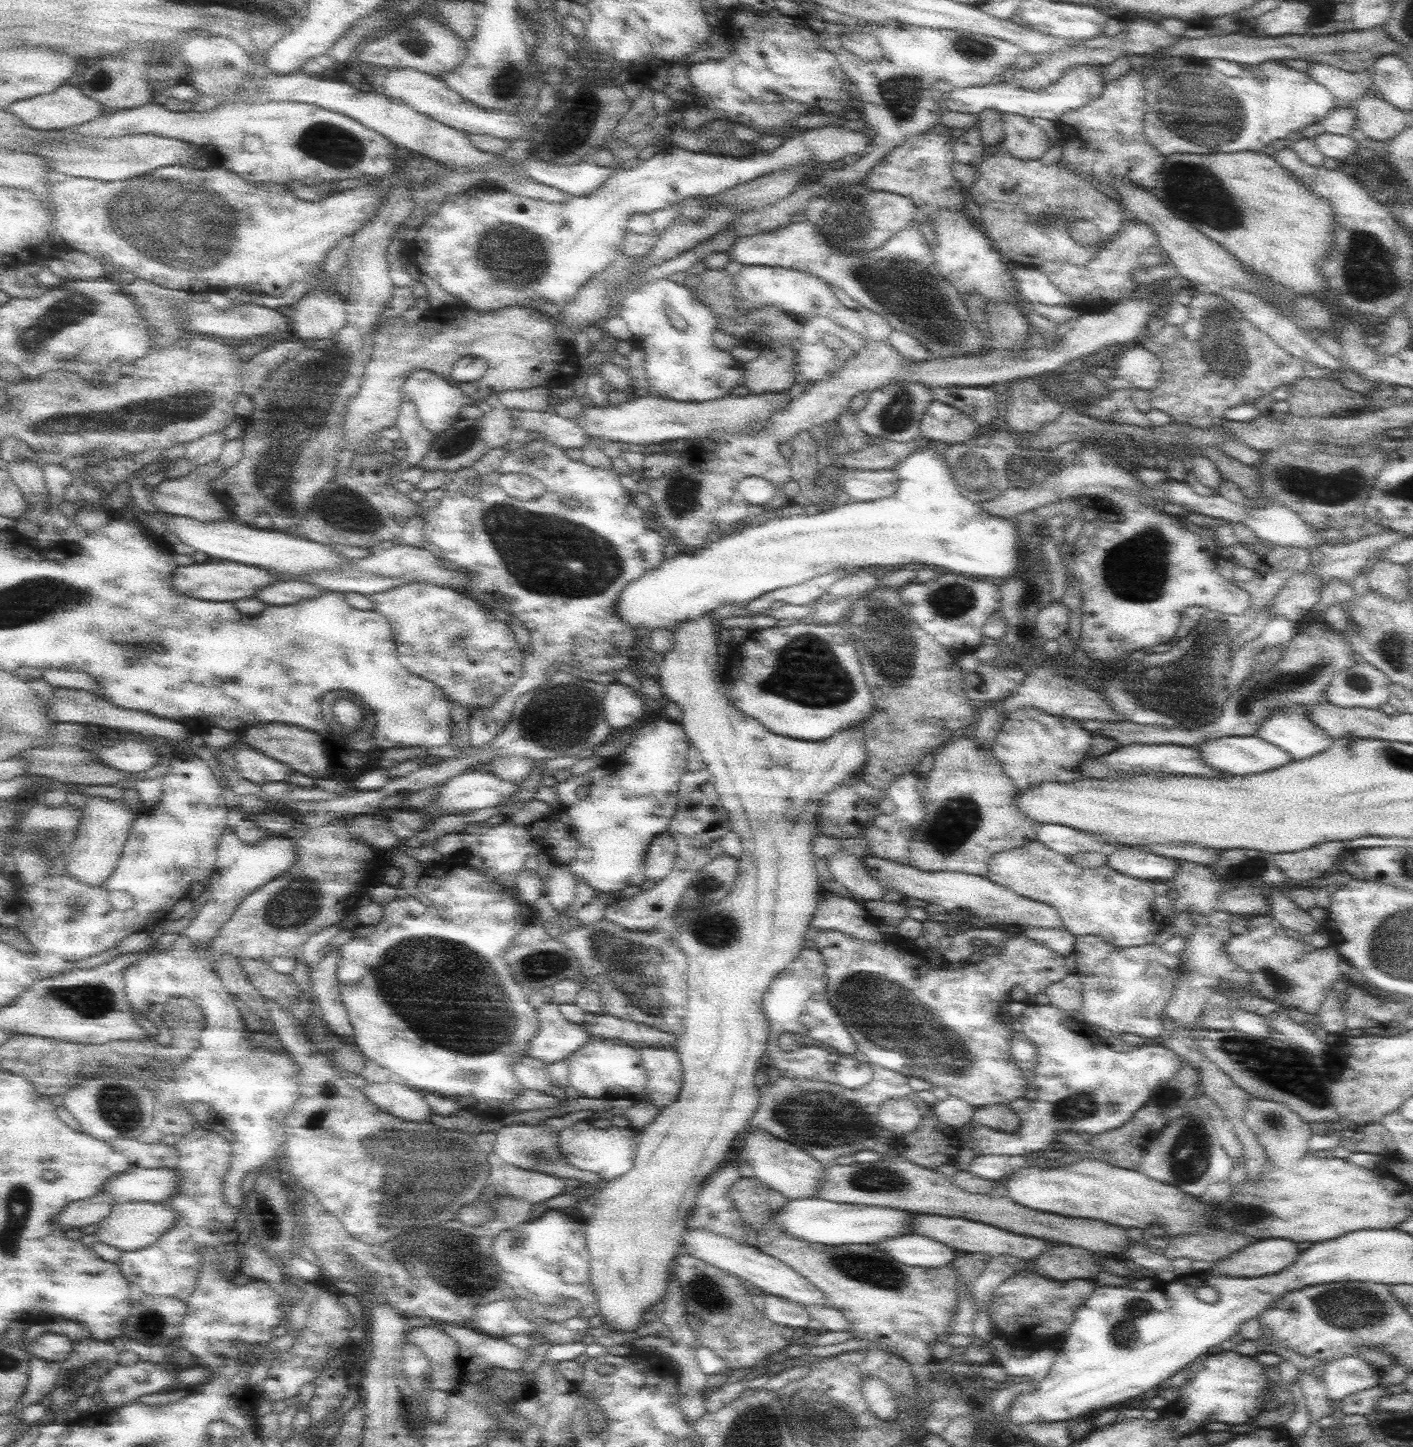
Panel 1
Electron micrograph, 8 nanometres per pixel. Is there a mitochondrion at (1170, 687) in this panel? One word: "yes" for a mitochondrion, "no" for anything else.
yes

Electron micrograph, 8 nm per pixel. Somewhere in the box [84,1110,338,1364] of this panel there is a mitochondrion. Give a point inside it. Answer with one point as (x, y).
(149, 1324)

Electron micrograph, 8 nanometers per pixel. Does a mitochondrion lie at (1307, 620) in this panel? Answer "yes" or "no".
no

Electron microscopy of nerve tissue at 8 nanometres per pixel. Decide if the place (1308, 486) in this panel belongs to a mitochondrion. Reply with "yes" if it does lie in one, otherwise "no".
yes

